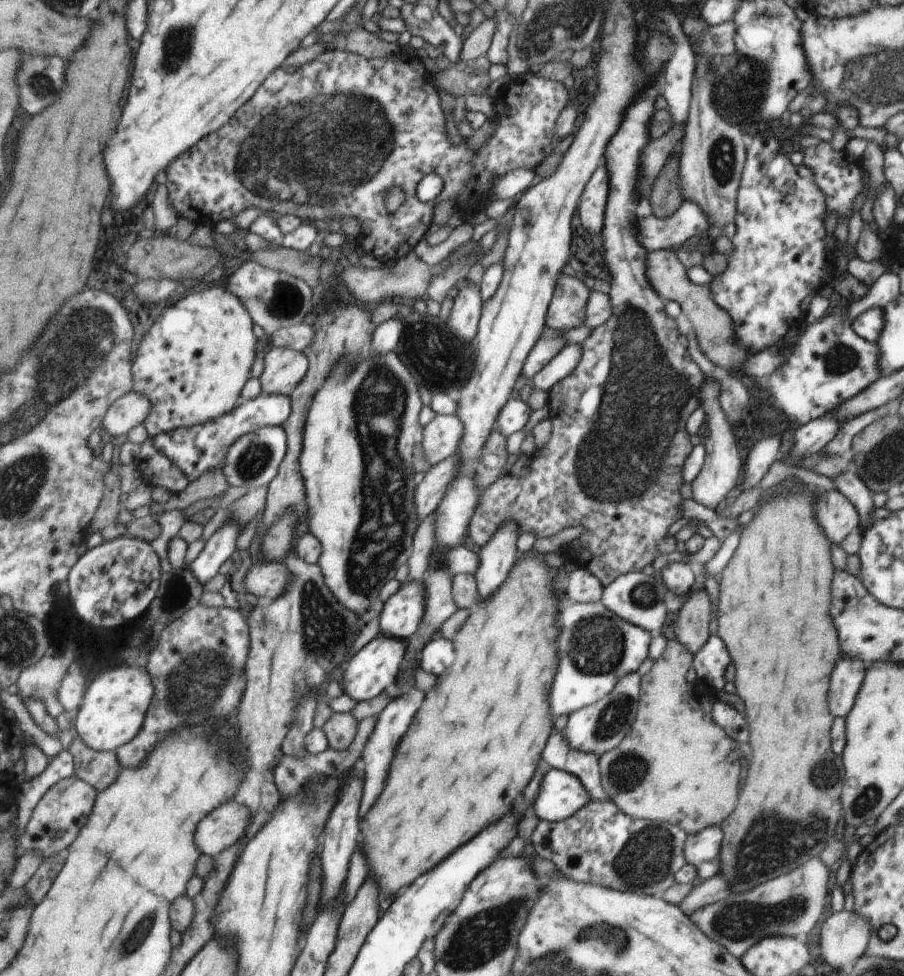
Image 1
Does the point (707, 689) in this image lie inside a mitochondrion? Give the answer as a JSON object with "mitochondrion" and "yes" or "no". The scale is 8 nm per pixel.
{"mitochondrion":"no"}

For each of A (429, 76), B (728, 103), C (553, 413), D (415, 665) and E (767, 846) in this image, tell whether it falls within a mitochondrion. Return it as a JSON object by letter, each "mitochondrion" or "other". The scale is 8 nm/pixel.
{"A":"other","B":"mitochondrion","C":"other","D":"other","E":"mitochondrion"}

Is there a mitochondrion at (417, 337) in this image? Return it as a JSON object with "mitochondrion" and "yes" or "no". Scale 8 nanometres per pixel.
{"mitochondrion":"yes"}

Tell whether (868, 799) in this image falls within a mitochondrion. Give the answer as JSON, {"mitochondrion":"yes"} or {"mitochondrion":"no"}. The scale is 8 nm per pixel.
{"mitochondrion":"yes"}

